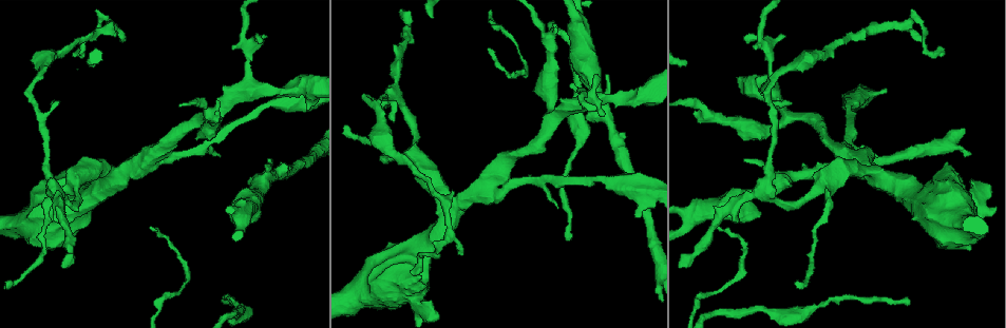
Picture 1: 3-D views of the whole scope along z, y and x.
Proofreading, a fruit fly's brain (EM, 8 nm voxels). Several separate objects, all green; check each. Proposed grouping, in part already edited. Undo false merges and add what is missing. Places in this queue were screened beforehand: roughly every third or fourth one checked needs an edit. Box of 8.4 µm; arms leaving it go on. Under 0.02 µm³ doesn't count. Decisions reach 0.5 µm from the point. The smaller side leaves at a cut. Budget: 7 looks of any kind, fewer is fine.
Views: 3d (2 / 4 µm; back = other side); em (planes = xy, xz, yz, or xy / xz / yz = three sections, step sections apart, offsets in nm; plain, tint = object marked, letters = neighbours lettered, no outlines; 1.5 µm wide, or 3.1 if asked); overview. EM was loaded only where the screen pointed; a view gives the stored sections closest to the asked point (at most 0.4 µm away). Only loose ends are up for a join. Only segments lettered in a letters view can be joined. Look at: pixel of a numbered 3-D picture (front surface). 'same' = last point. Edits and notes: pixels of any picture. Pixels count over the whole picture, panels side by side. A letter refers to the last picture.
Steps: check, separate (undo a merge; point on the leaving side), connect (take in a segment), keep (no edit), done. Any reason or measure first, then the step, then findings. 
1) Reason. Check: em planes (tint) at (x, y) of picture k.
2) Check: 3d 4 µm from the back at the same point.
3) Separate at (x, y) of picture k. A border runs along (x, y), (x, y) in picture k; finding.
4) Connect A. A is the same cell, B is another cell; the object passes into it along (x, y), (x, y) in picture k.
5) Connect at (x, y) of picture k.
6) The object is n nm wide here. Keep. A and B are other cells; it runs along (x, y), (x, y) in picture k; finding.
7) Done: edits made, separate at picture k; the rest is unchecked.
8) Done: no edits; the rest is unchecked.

Sudden change in width. Check: em planes (letters) at (578, 143) of picture 1.

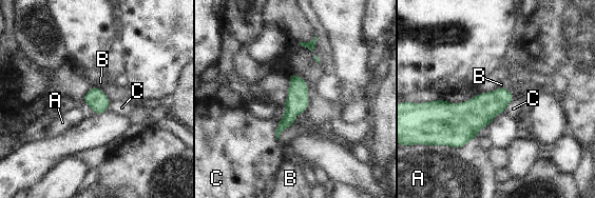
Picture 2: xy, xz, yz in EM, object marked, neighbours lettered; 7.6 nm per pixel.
Keep. A, B and C are other cells; all the same neuron.

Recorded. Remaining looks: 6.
Branch stops here. Check: 3d 4 µm at (568, 241) of picture 1.

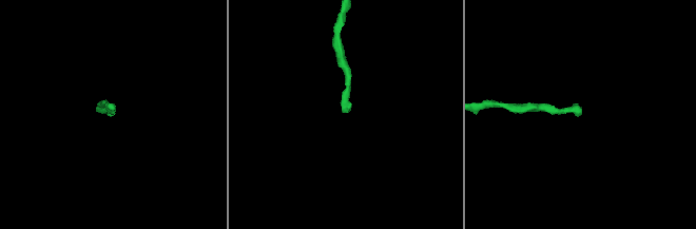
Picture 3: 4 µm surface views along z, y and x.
Need the tissue. Check: em planes (letters) at (347, 112) of picture 3.

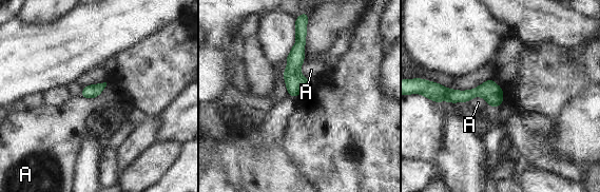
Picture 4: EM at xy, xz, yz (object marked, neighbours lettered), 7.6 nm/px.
The longest contact is with A, 240 nm. Keep. A is another cell; it runs along (304, 32), (294, 61), (291, 93) in picture 4; none of them fits.

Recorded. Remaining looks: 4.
Calibre changes. Check: 3d 4 µm at (846, 155) of picture 1.

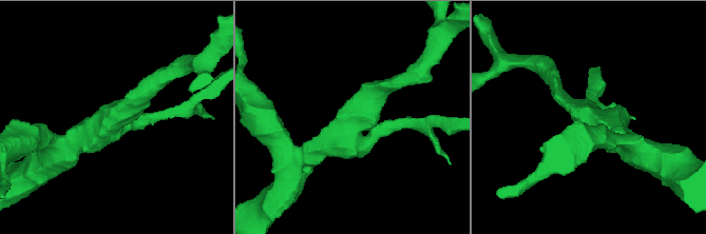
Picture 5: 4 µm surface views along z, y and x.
3 arms meet here; the arms are 200, 280, 360 nm wide. Check: em xy step 8 (tint) at (117, 114) of picture 5.

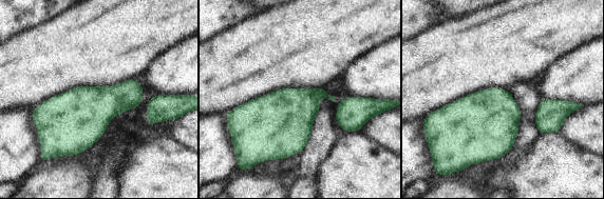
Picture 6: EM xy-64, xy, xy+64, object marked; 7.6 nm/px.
Another direction. Check: em planes (letters) at the same point.

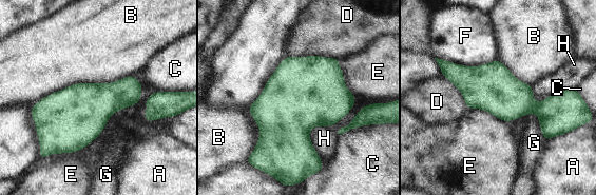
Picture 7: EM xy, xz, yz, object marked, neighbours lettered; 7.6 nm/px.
The object is 360 nm wide here. Keep. A, B, C, D, E, F, G and H are other cells; a border runs along (133, 74), (75, 82), (32, 105) in picture 7; all the same neuron.

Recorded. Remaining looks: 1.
Done: no edits; the rest is unchecked.

